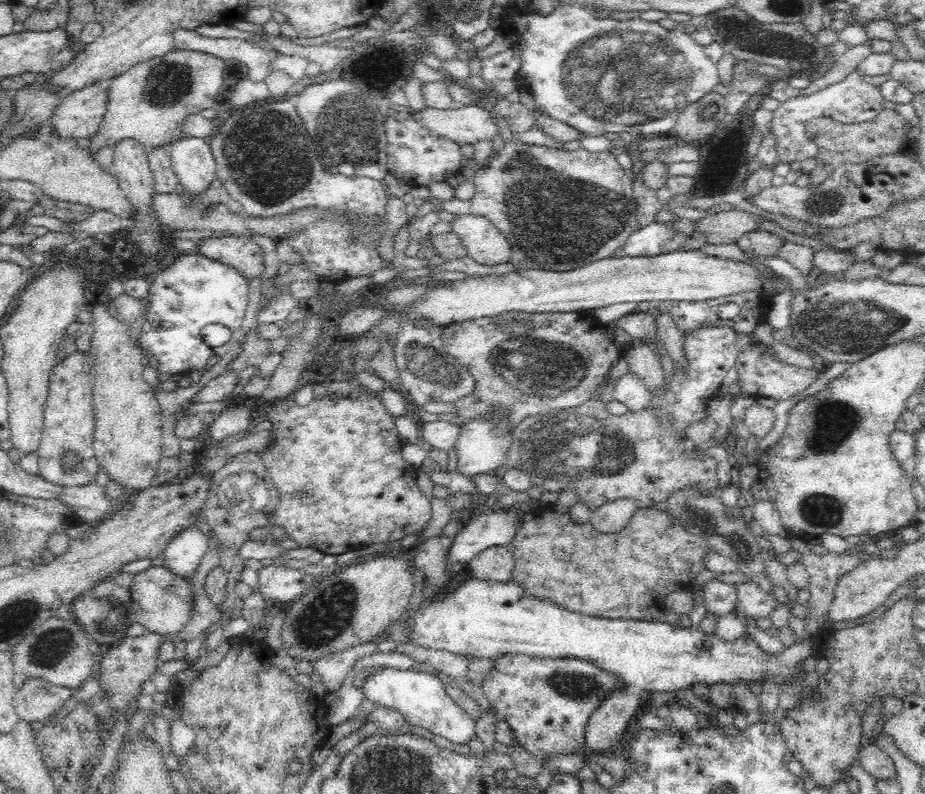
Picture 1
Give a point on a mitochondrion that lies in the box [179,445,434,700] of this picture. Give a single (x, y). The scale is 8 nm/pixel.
(327, 617)

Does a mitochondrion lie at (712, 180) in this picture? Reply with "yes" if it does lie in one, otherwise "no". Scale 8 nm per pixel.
no

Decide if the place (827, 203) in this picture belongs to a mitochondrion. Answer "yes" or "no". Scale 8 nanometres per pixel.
yes

